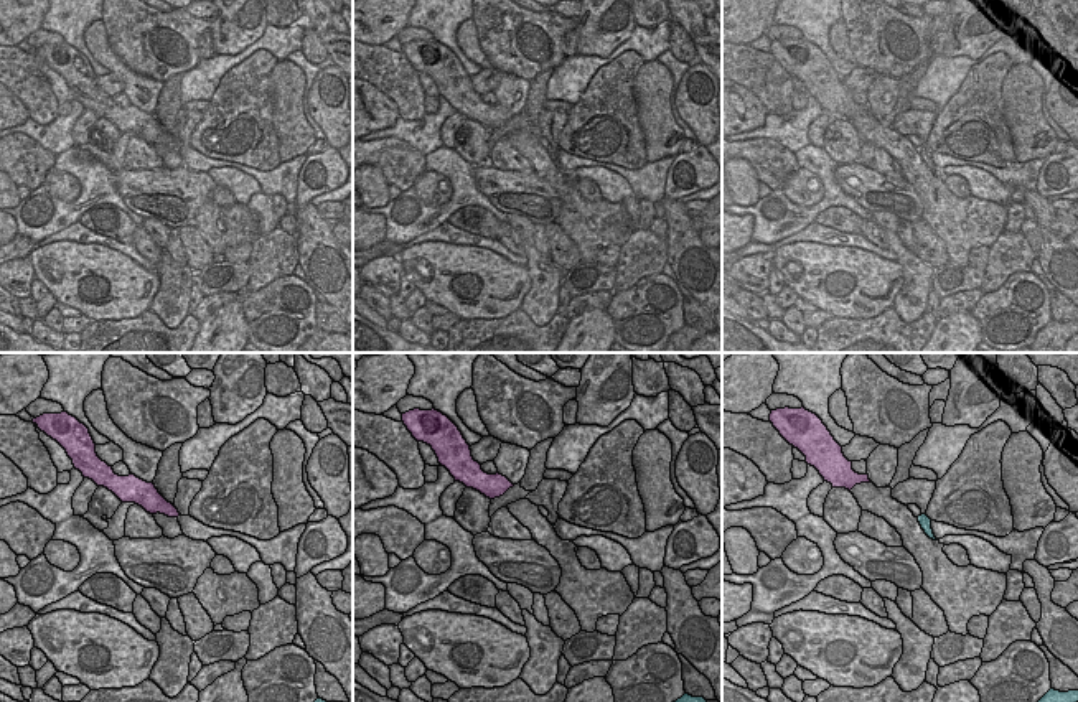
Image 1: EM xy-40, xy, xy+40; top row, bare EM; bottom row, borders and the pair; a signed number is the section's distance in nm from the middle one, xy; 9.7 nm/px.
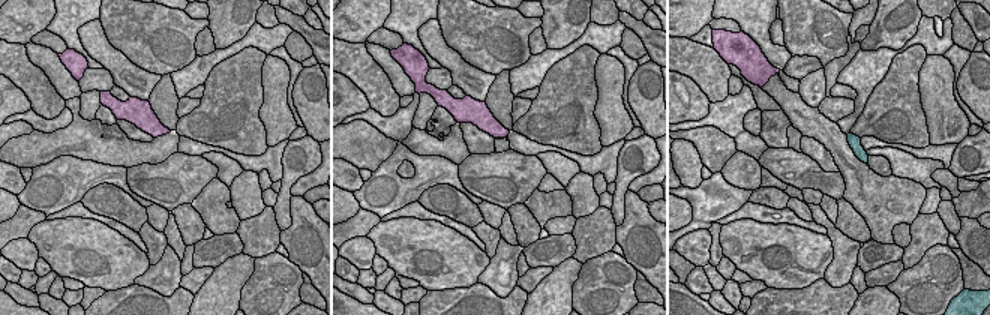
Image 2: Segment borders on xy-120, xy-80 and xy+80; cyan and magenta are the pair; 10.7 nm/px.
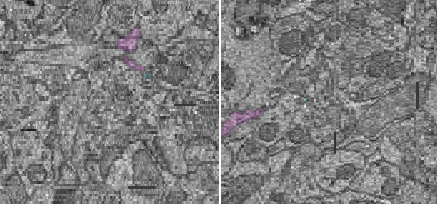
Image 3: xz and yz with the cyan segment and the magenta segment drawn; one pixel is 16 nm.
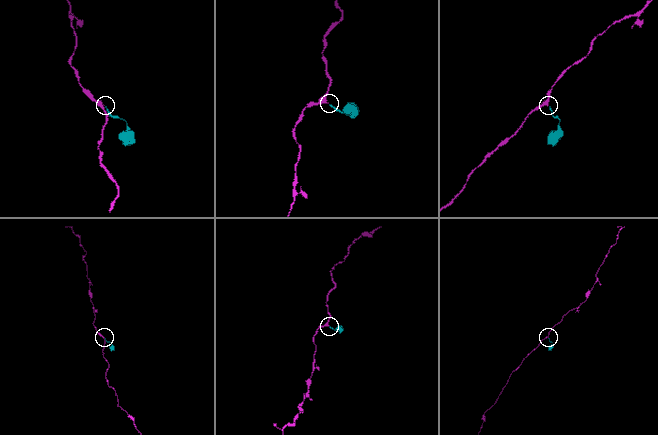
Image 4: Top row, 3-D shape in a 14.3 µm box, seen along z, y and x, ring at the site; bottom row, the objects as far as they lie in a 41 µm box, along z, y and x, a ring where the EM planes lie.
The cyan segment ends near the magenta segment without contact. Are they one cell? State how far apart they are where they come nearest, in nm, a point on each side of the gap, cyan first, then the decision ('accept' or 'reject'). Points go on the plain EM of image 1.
gap 550 nm; span xy (553, 155), (513, 116); accept

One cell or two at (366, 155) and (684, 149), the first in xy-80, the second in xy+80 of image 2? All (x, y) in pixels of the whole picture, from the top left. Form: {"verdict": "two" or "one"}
{"verdict": "two"}

